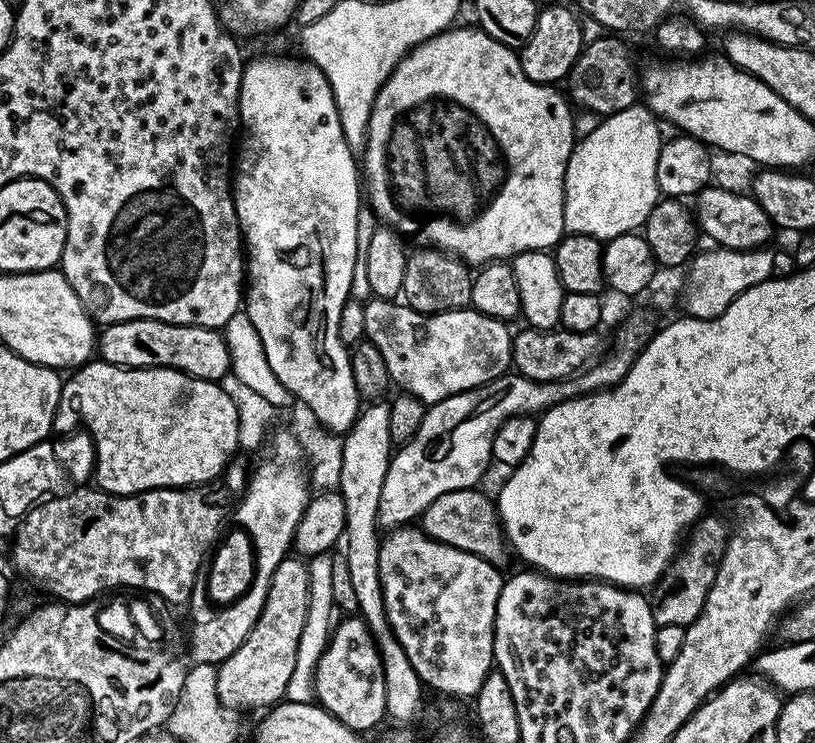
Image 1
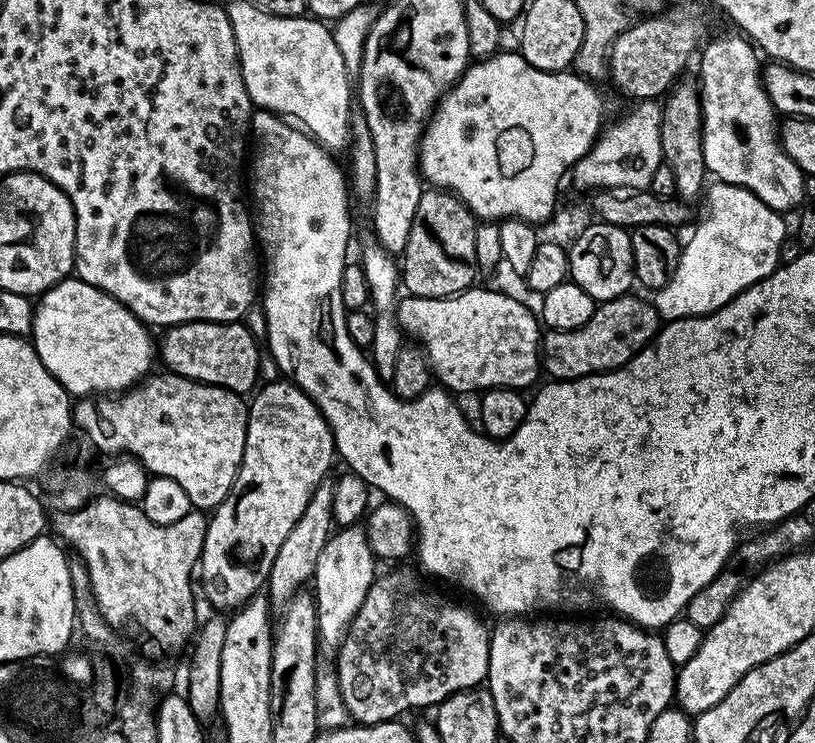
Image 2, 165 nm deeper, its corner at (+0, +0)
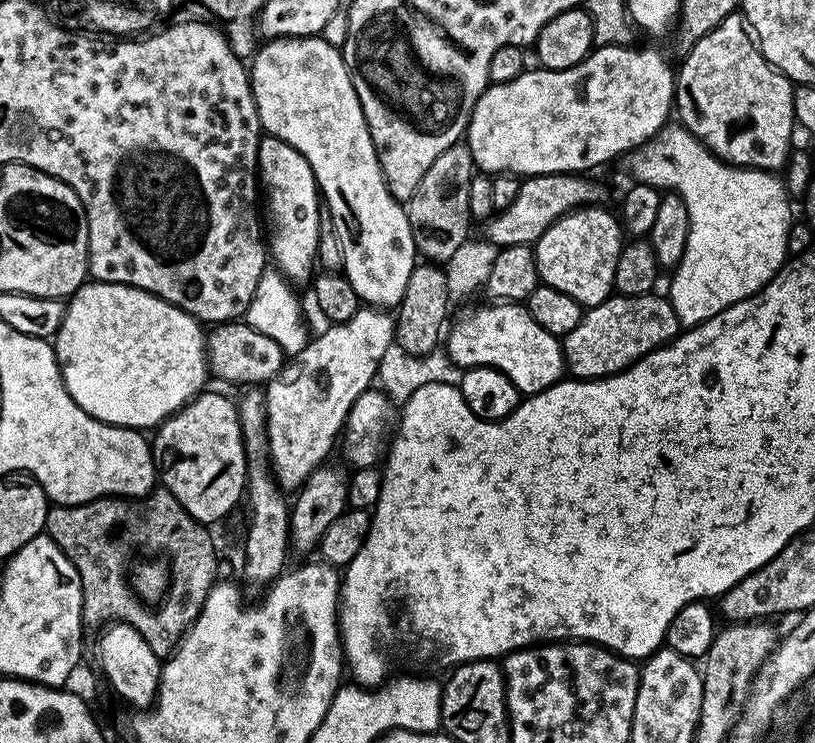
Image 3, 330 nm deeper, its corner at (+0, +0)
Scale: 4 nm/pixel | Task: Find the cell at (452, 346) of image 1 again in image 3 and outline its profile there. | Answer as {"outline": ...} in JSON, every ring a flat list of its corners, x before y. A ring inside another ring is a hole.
{"outline":[[488,302,485,308,466,313,452,326,446,332,446,351,460,368,497,368,510,378,510,382,514,382,521,394,546,390,565,375,561,341,554,334,542,330,523,303]]}

